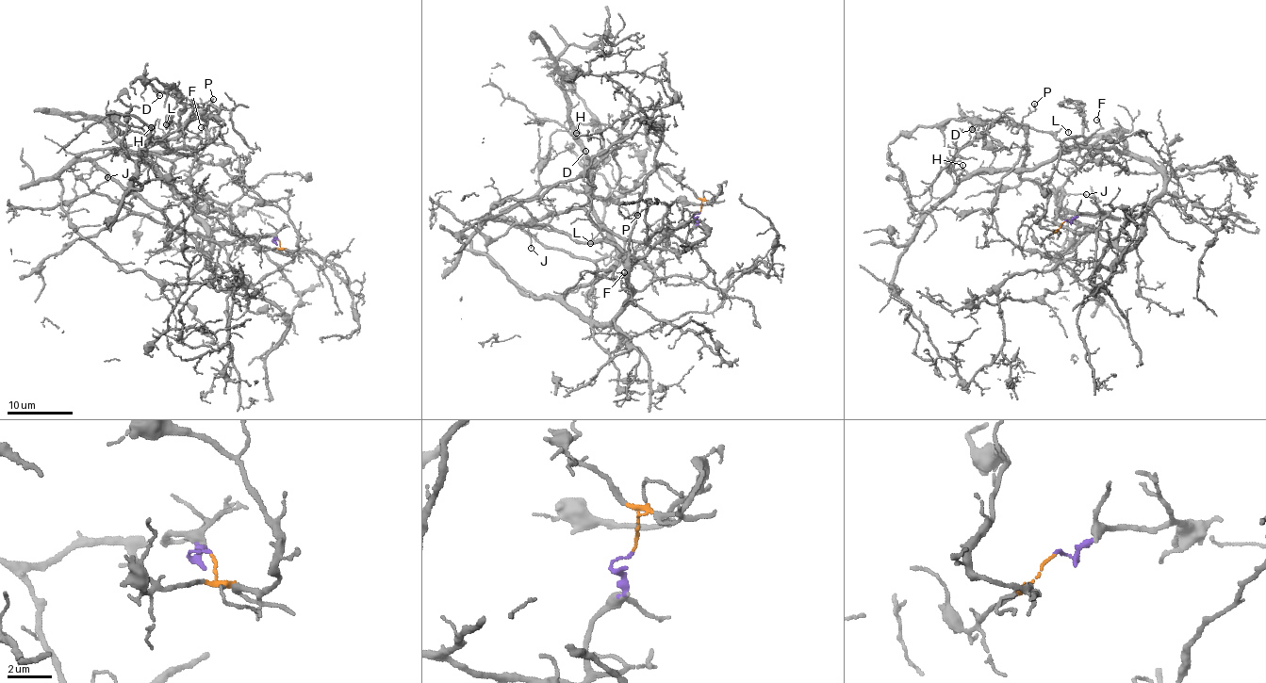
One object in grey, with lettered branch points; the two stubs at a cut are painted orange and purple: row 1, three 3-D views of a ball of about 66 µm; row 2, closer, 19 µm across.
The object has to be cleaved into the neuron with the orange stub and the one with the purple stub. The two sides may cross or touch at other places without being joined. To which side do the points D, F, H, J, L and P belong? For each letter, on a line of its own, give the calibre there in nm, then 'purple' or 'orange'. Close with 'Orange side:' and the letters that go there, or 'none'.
D: 120 nm | orange
F: 100 nm | orange
H: 130 nm | orange
J: 130 nm | purple
L: 100 nm | orange
P: 110 nm | orange
Orange side: D, F, H, L, P

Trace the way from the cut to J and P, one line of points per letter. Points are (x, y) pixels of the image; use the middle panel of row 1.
J: (700, 212), (694, 216), (684, 250), (660, 250), (622, 240), (581, 209), (533, 221), (528, 227), (531, 248)
P: (700, 212), (720, 187), (706, 204), (679, 197), (644, 246), (622, 254), (605, 206), (638, 215)

